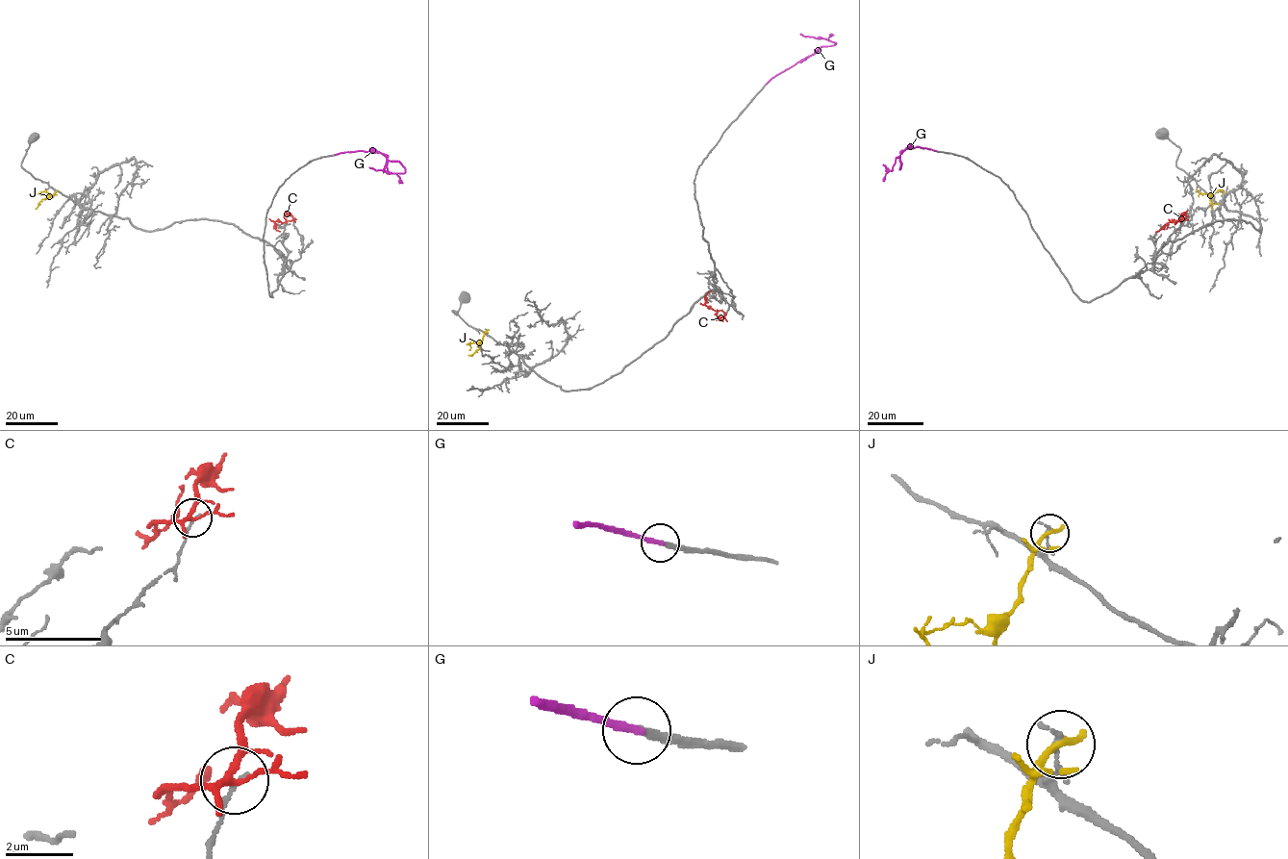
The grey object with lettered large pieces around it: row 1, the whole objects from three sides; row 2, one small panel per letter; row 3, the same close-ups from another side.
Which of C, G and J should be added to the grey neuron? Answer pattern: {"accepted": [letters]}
{"accepted": ["G"]}

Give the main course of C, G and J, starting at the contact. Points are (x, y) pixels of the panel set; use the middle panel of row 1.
C: (724, 315), (721, 310), (716, 311), (705, 304), (705, 295), (711, 290)
G: (767, 84), (822, 46), (836, 43), (799, 34)
J: (486, 330), (482, 340), (469, 344), (469, 350)

